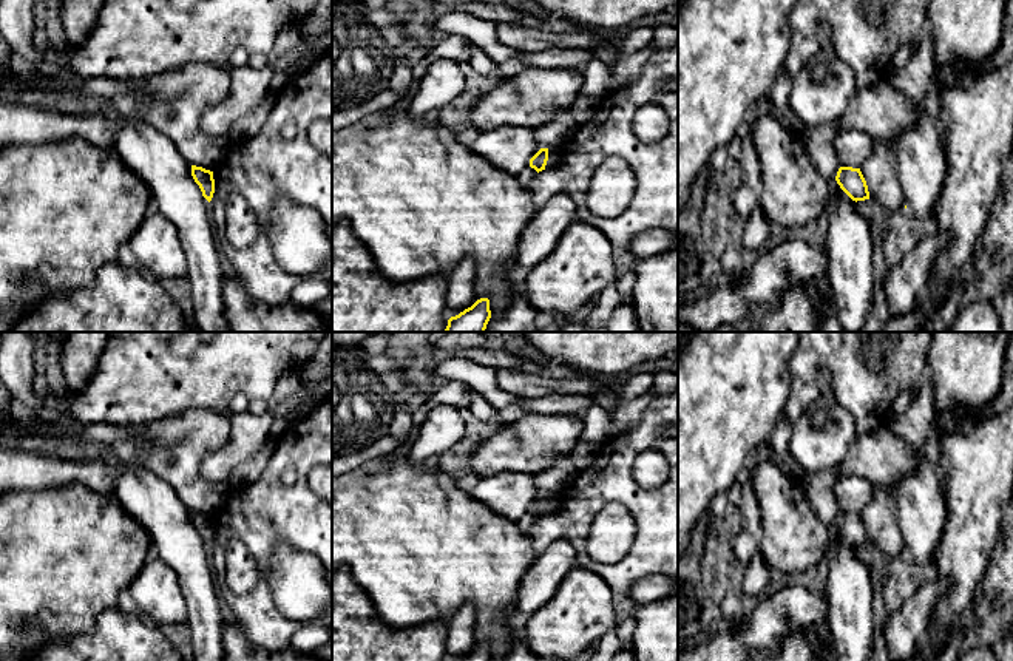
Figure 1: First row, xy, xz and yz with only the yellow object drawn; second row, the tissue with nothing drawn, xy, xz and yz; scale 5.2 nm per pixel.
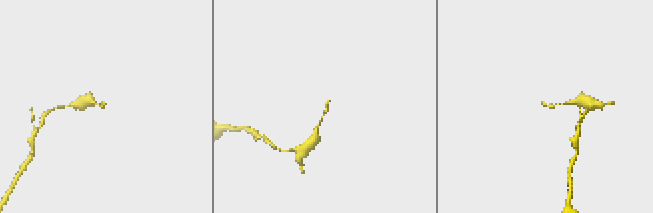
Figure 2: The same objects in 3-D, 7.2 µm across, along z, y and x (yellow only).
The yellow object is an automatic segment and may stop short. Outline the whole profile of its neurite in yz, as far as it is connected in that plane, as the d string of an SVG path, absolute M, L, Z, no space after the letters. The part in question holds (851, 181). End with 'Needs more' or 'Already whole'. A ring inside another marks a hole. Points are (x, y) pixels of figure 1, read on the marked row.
M840 167L835 181L852 201L869 199L868 185L860 168Z. Already whole

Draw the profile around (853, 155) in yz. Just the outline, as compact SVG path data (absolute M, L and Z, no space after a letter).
M851 128L840 133L835 141L835 154L840 167L860 168L871 154L876 139L868 133Z

